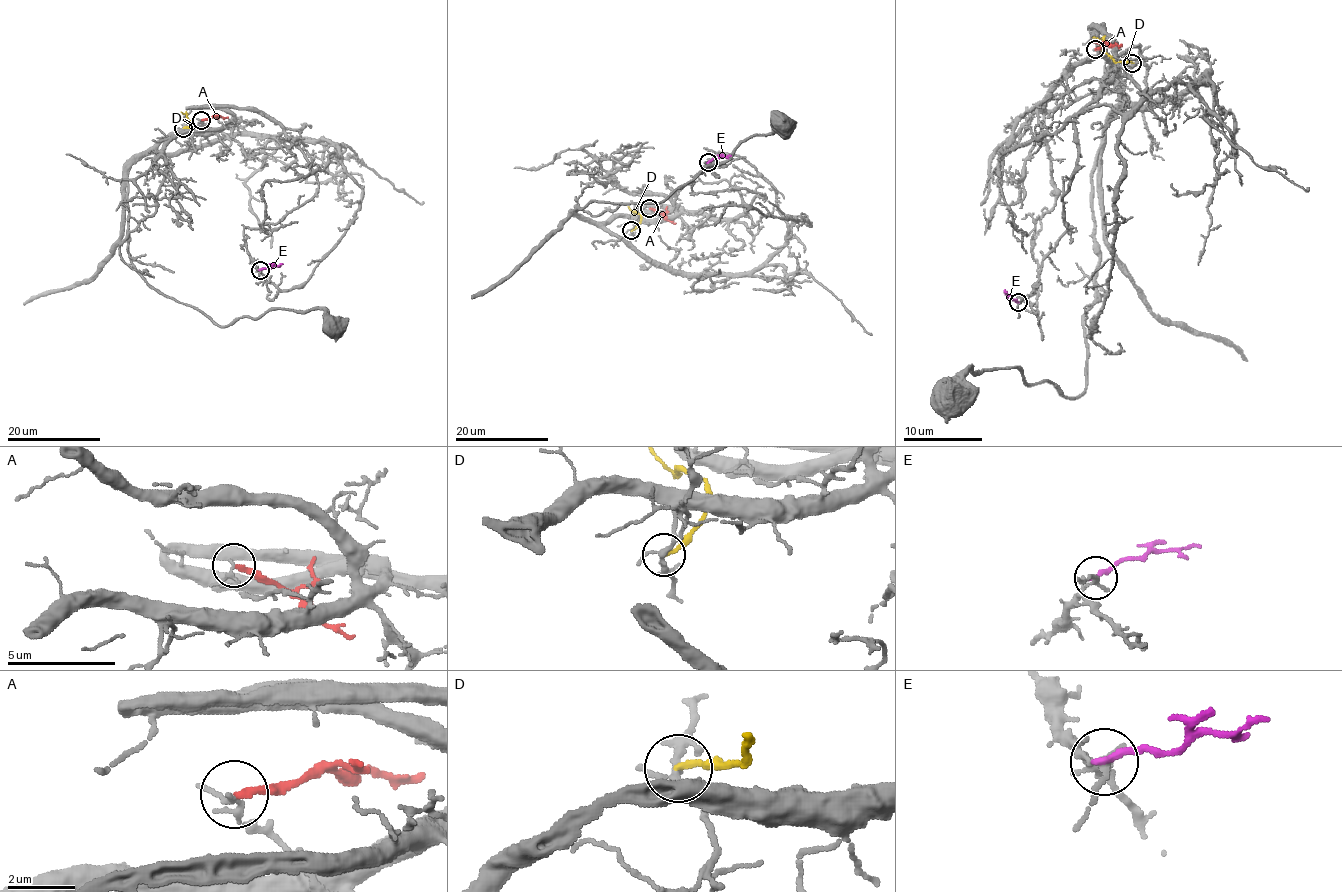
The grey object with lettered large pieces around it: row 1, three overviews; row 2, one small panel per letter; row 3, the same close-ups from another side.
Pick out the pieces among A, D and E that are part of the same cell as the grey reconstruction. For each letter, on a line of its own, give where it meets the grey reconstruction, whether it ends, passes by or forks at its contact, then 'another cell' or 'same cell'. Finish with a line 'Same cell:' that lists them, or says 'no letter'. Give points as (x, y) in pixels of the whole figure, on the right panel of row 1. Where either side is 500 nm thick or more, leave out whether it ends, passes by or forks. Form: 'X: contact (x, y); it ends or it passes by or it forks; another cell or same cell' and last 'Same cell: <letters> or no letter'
A: contact (1095, 49); it ends; another cell
D: contact (1132, 63); it ends; another cell
E: contact (1018, 302); it ends; another cell
Same cell: no letter

